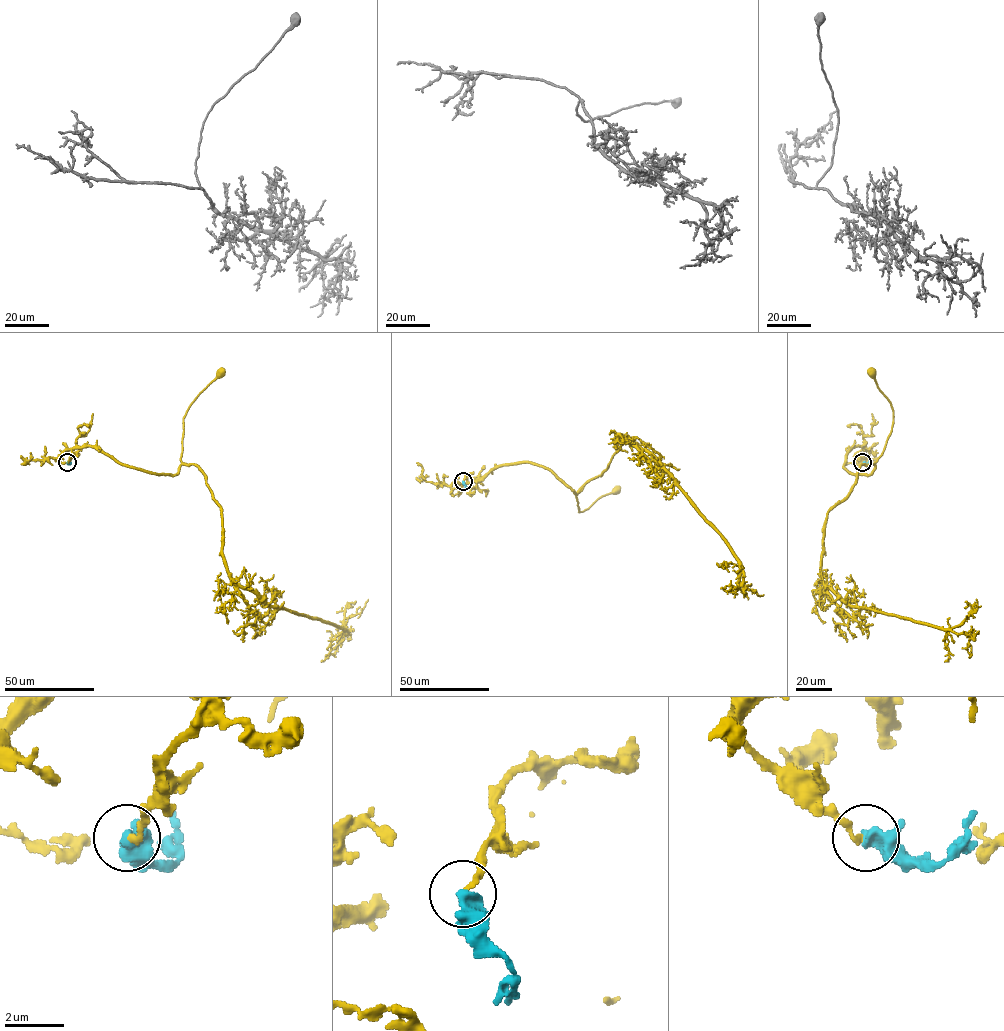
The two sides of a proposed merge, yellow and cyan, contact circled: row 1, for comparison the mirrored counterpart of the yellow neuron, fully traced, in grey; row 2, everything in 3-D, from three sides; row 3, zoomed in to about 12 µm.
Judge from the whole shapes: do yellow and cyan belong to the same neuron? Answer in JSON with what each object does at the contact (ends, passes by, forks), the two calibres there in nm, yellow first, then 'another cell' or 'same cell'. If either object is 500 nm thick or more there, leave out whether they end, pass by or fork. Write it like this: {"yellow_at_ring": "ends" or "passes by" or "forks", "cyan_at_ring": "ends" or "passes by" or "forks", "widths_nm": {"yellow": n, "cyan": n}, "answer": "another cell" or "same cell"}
{"yellow_at_ring": "ends", "cyan_at_ring": "passes by", "widths_nm": {"yellow": 170, "cyan": 360}, "answer": "same cell"}

